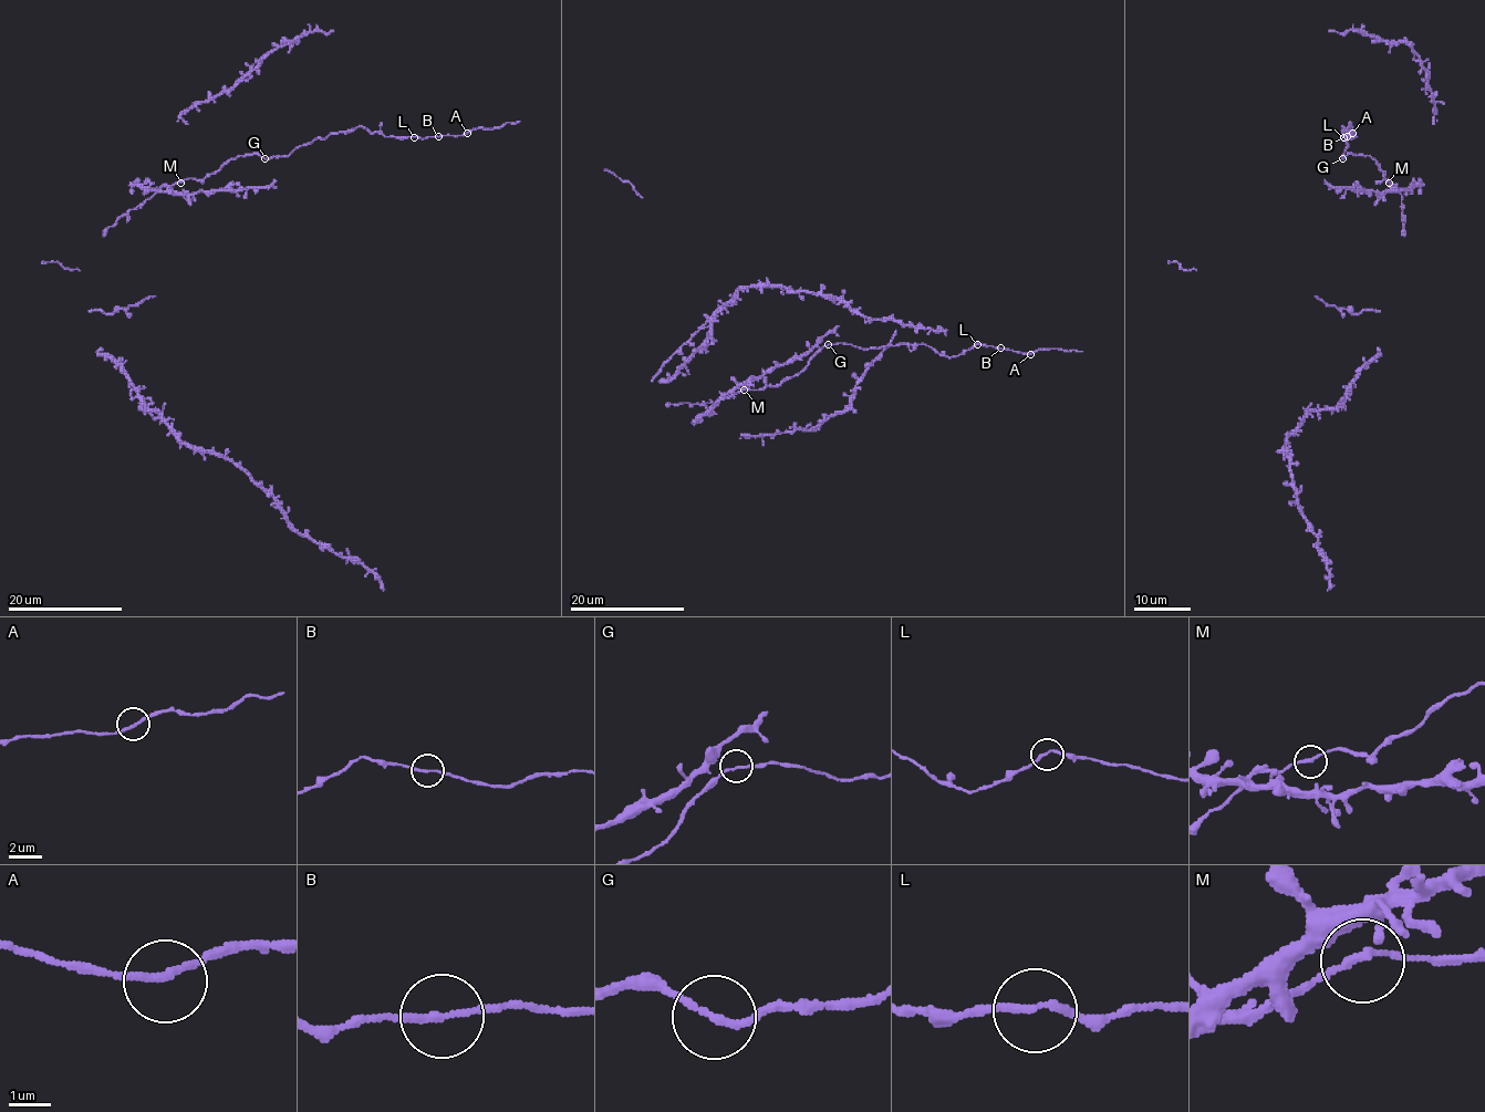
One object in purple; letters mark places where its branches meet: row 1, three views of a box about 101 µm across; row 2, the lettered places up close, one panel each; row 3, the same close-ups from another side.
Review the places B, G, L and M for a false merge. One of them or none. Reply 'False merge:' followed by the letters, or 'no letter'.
False merge: no letter

